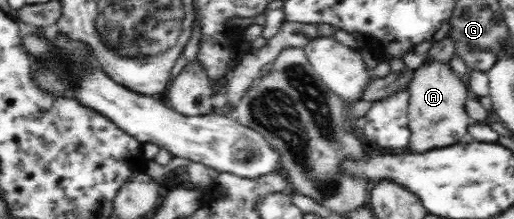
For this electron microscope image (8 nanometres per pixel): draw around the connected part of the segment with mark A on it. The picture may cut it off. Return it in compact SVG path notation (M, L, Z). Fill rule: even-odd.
M429 61L417 69L407 93L411 93L407 128L412 134L407 145L408 151L425 153L427 149L441 149L470 138L471 119L466 112L466 100L470 92L467 83L459 81L459 77L445 63Z

